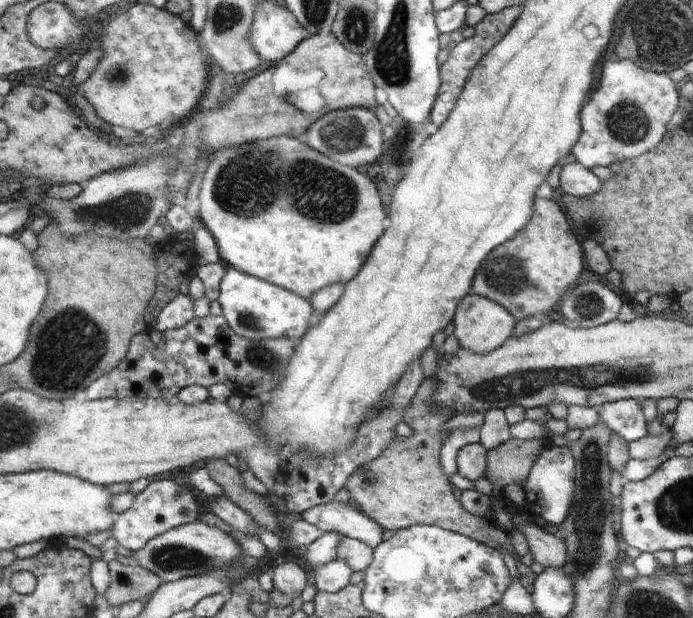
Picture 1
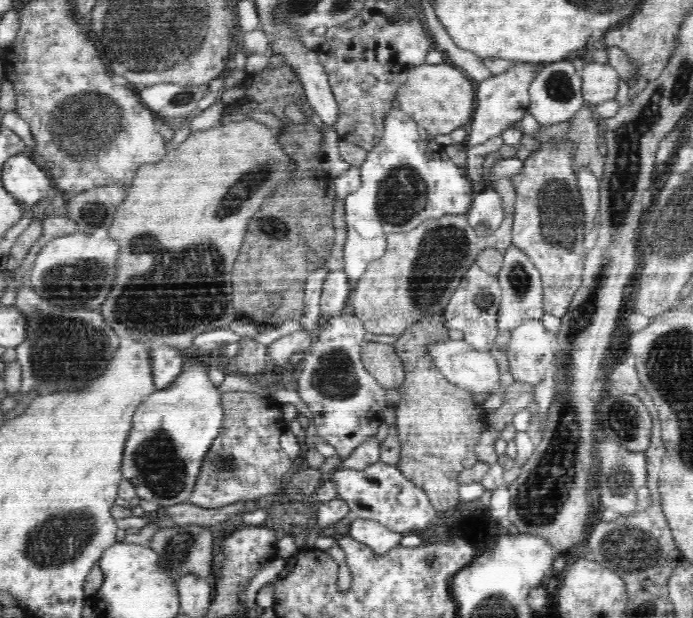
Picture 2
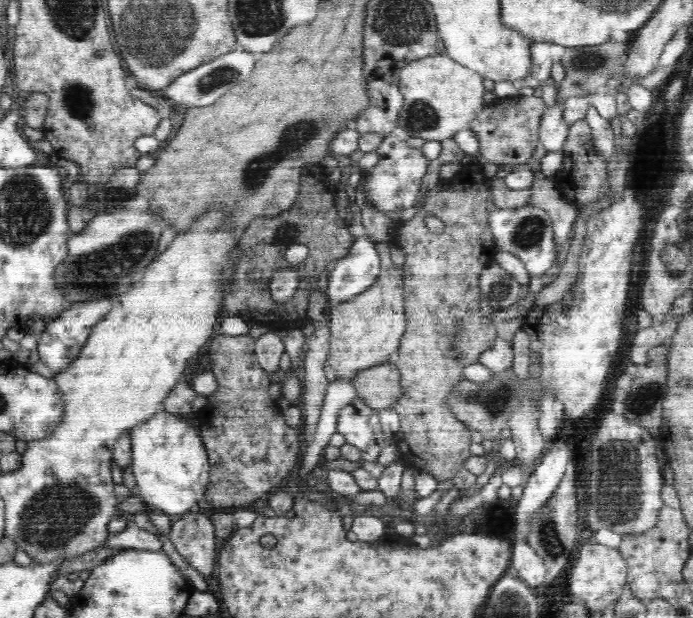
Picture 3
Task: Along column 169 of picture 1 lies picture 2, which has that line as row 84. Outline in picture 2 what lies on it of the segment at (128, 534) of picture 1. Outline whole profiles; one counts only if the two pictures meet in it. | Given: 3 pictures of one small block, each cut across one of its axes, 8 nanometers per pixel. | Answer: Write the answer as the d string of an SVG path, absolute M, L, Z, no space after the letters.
M514 62L506 72L490 75L478 85L476 90L477 108L471 121L471 130L467 136L467 146L478 146L490 137L501 135L509 124L520 121L530 106L529 86L538 74L542 64Z

